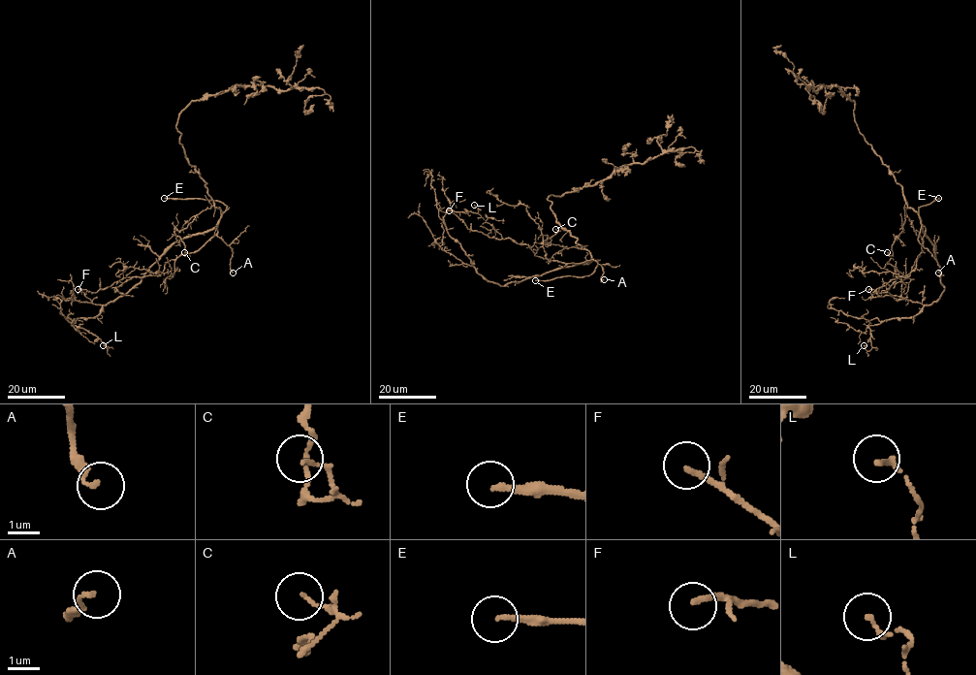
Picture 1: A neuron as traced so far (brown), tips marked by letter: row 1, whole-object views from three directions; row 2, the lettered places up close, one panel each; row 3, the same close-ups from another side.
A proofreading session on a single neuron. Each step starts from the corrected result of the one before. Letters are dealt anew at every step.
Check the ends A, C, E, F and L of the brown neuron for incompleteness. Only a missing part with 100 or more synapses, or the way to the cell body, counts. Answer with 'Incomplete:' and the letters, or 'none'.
Incomplete: E

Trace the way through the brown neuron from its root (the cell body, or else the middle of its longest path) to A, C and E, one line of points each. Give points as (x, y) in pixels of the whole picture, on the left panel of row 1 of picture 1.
A: (212, 199), (220, 210), (217, 235), (232, 249), (230, 270), (233, 273)
C: (212, 199), (209, 208), (198, 213), (186, 227), (174, 232), (183, 243), (187, 255), (184, 252)
E: (212, 199), (213, 204), (223, 212), (227, 207), (218, 201), (164, 198)

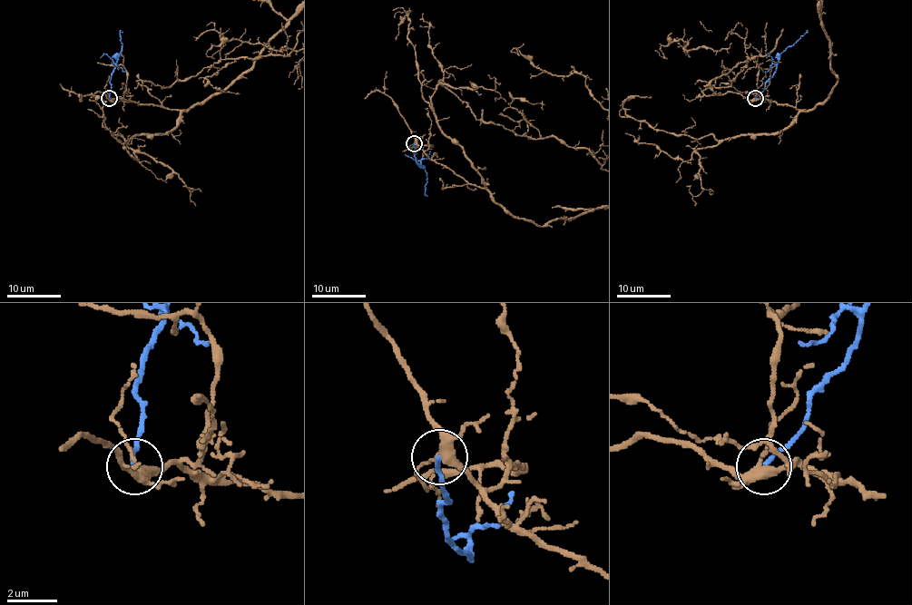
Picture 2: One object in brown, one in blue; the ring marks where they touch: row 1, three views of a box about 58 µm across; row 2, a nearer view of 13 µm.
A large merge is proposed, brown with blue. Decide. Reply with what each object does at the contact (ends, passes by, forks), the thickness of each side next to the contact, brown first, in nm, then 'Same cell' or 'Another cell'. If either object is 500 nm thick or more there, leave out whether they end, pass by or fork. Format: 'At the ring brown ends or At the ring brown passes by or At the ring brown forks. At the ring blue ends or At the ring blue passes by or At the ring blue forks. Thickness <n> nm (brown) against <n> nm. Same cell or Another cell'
At the ring brown forks. At the ring blue ends. Thickness 320 nm (brown) against 190 nm. Another cell

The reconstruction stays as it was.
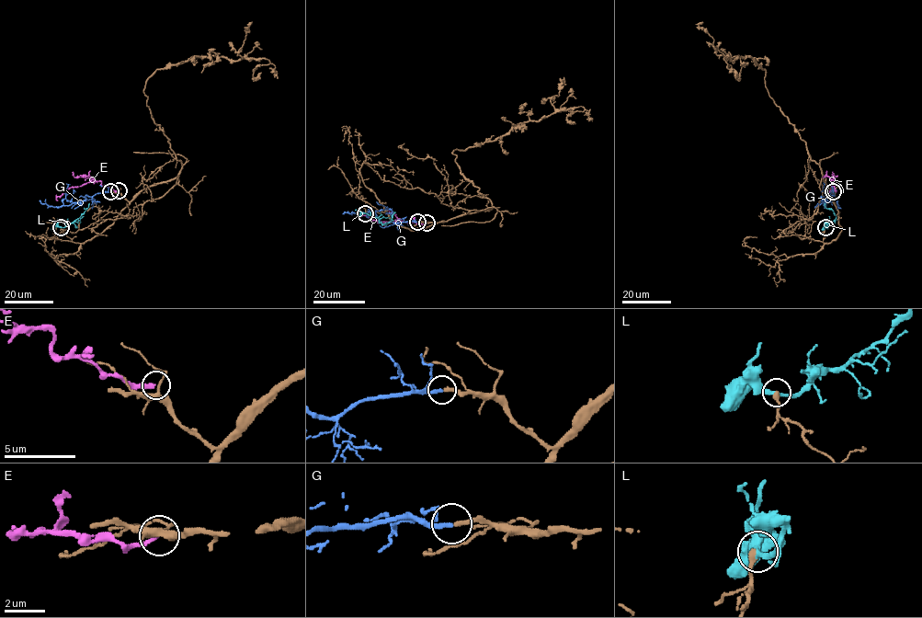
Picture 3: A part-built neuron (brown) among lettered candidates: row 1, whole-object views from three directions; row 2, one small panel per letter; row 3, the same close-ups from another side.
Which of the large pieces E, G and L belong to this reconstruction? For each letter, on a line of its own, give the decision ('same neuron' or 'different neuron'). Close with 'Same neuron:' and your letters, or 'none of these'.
E: different neuron
G: same neuron
L: different neuron
Same neuron: G

